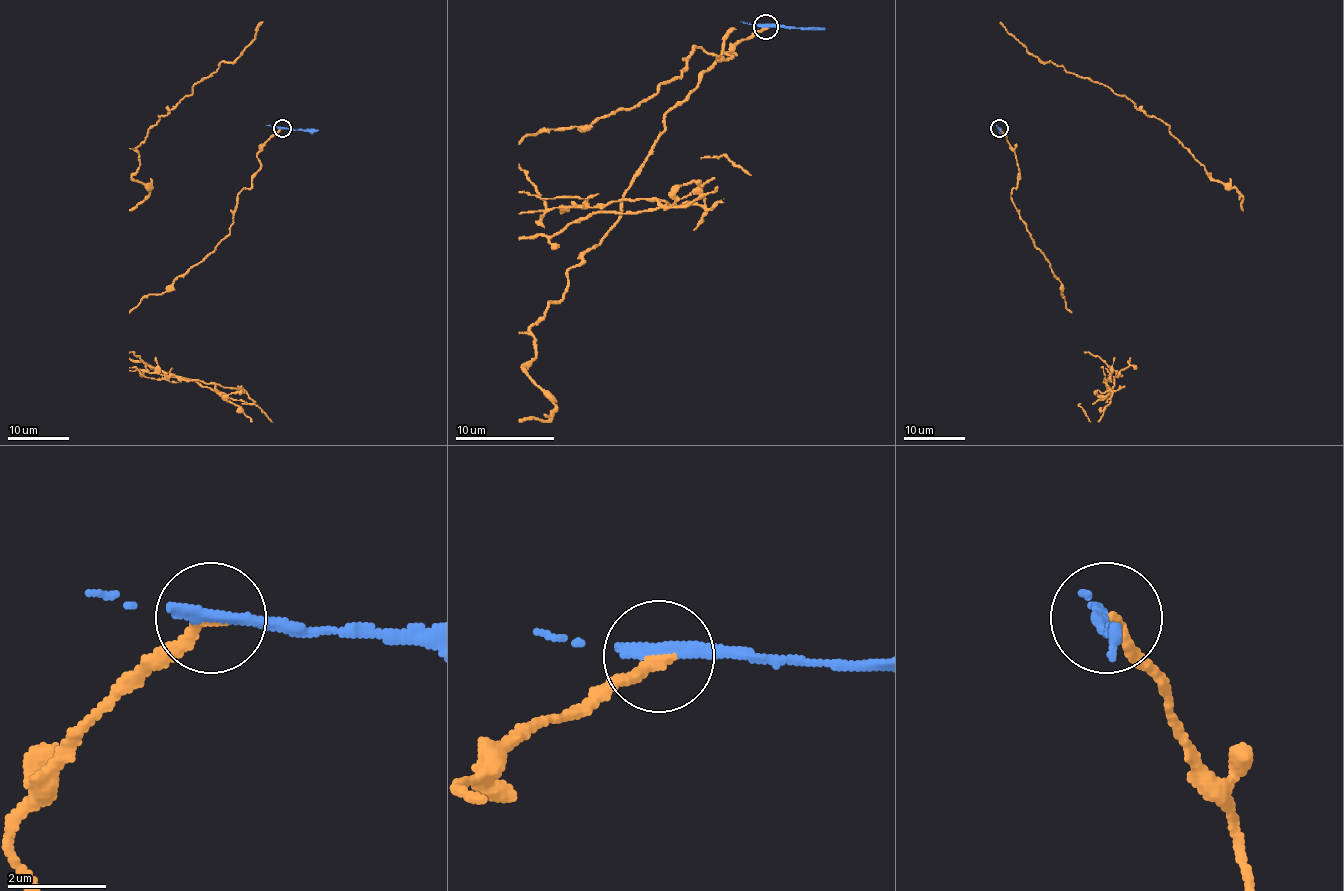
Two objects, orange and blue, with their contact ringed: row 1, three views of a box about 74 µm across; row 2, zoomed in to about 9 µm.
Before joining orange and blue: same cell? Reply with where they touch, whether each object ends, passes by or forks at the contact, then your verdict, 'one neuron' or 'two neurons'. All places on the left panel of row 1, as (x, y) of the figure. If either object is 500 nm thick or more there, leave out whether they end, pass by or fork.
at (282, 128); orange ends there; blue ends there; two neurons

